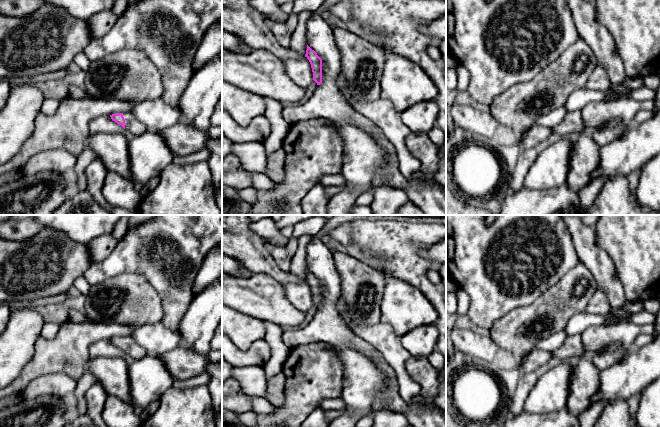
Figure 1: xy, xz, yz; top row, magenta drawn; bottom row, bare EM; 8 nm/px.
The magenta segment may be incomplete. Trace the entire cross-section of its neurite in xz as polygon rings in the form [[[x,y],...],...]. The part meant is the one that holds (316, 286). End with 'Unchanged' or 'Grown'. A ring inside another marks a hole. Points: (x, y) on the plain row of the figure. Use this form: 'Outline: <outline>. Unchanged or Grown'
Outline: [[[307,269],[305,281],[309,284],[313,296],[313,304],[320,309],[322,307],[322,283]]]. Unchanged

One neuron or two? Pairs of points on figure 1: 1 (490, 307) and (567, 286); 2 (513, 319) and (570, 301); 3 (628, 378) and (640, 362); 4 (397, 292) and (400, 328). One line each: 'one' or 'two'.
1: two
2: one
3: one
4: one

